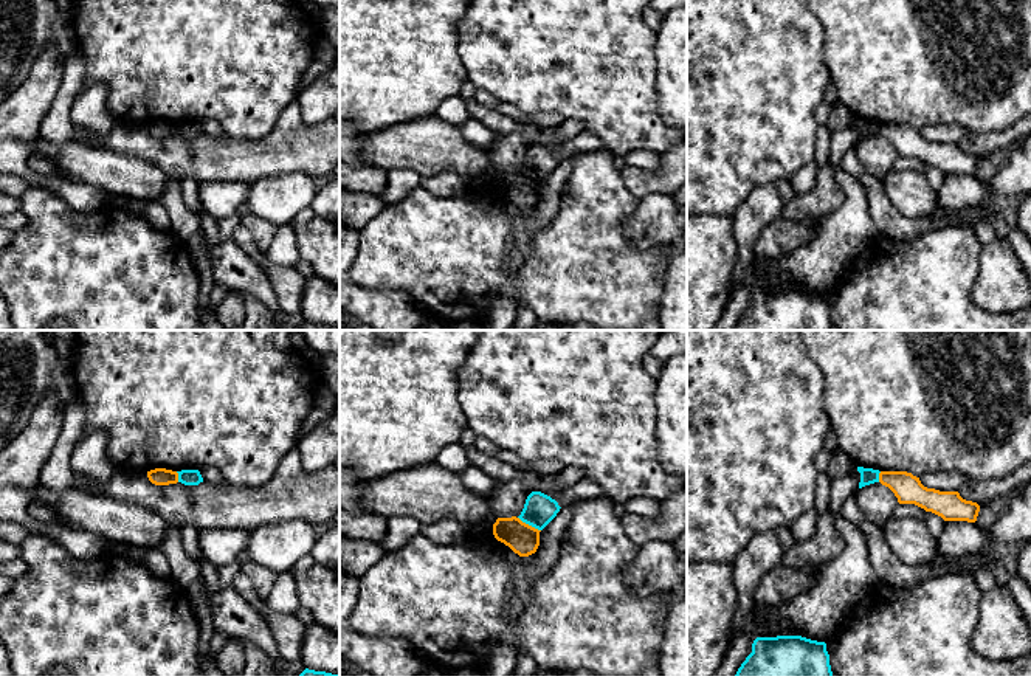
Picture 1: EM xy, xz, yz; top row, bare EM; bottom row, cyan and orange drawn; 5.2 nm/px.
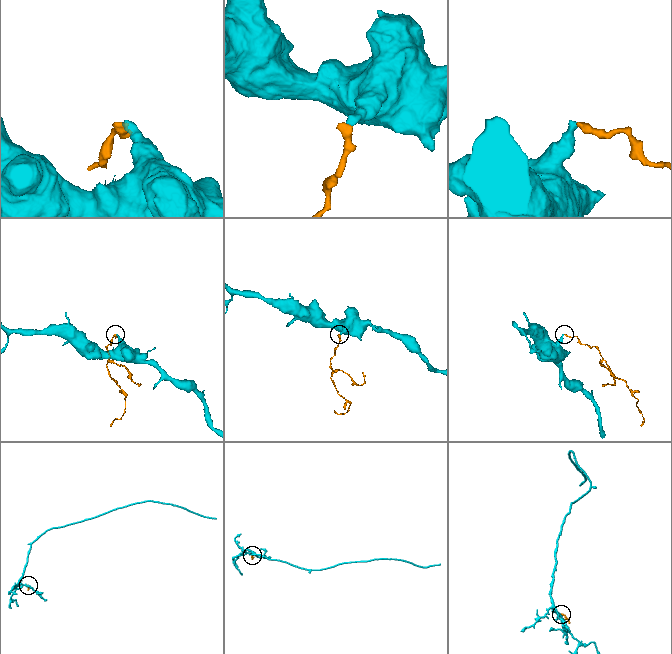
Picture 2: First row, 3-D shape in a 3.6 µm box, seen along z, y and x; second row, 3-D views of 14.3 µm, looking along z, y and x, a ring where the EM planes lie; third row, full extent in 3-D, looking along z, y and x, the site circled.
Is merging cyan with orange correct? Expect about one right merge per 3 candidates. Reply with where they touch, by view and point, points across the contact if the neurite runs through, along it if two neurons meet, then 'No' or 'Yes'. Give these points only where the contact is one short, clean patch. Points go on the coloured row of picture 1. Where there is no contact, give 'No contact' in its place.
Touches cyan at xz (529, 524). Boundary: xz (518, 517), (540, 531). No

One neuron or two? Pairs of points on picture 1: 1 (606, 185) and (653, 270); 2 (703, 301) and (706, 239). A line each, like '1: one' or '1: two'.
1: one
2: one

